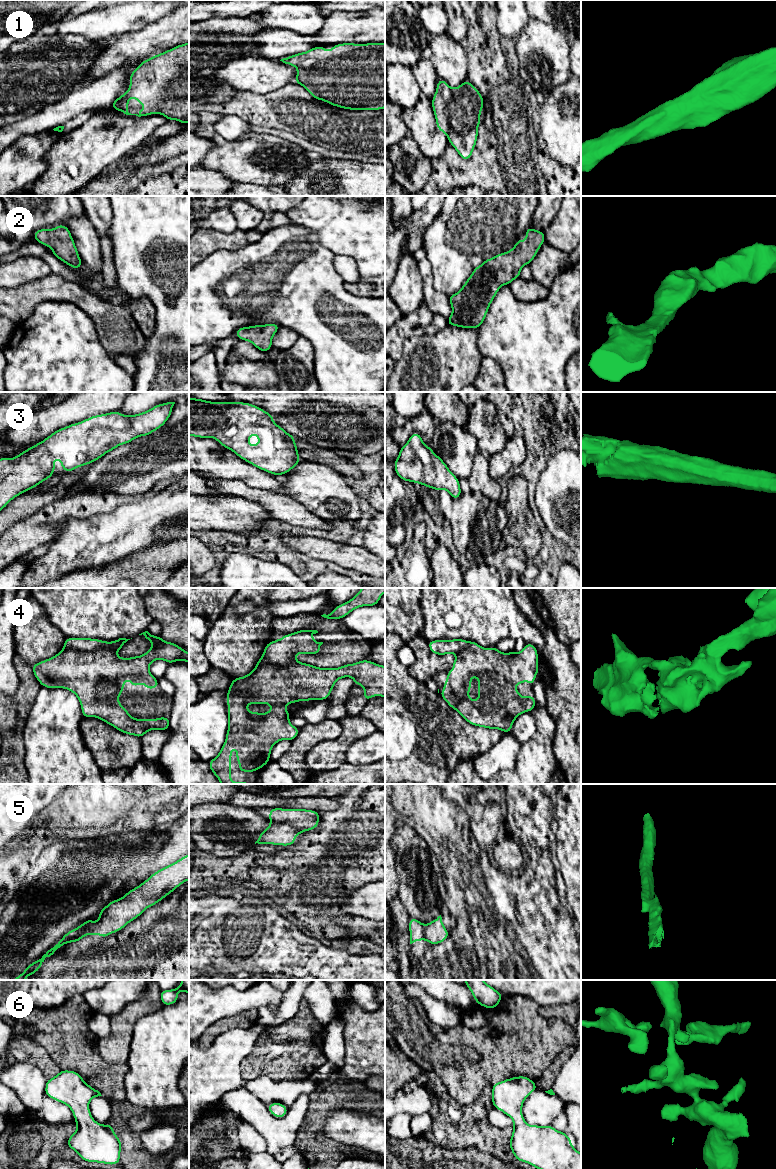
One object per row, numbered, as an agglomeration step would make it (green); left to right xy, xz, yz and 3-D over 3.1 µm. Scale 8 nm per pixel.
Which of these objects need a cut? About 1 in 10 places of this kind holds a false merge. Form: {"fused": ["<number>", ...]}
{"fused": ["5"]}

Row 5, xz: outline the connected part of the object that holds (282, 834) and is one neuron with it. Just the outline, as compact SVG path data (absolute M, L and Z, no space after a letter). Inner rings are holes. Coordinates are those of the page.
M271 823L266 829L260 832L258 844L271 844L289 846L295 845L295 836L300 835L301 830L296 829L285 823Z

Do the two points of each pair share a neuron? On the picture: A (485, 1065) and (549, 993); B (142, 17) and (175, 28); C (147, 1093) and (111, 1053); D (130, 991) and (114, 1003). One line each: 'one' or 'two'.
A: two
B: two
C: two
D: one

